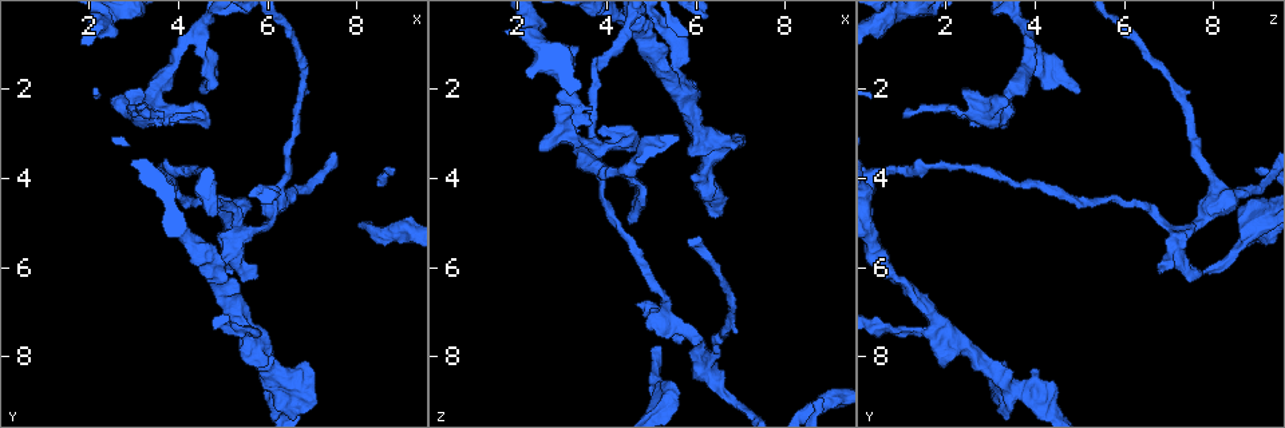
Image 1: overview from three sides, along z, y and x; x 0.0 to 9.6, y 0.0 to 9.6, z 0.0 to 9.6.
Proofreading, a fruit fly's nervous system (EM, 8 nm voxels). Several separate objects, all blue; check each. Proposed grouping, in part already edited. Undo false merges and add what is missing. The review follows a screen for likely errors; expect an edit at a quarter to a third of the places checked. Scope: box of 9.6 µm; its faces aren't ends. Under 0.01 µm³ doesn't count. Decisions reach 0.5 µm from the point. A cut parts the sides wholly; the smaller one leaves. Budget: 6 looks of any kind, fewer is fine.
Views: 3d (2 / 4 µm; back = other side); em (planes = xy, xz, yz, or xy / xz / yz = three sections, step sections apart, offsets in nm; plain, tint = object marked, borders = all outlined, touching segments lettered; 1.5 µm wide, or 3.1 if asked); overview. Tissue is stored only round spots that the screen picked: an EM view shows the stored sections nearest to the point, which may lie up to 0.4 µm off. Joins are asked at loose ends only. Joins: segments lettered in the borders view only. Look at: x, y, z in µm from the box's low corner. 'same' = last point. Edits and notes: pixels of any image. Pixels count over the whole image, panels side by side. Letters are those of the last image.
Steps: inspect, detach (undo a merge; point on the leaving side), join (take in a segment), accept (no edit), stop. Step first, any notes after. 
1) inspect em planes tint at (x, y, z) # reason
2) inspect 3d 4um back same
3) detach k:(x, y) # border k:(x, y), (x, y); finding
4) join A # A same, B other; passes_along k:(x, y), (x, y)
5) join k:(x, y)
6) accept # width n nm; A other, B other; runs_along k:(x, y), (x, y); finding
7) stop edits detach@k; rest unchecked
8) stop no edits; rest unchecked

inspect 3d 2um at (4.70, 6.10, 6.75) # branch stops here

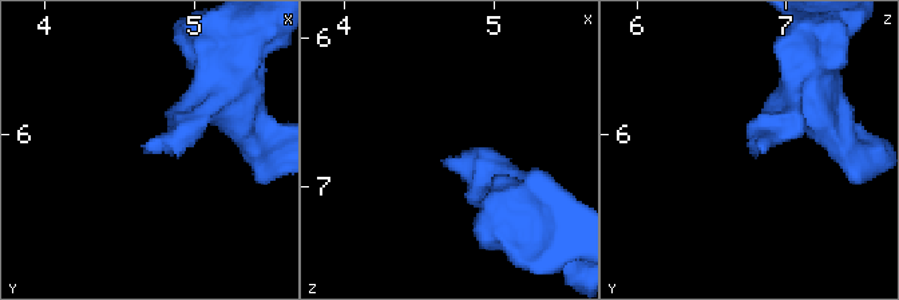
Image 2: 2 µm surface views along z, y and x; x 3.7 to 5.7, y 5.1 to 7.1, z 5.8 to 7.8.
inspect em yz step 8 plain at (4.70, 6.06, 6.78) # need the tissue

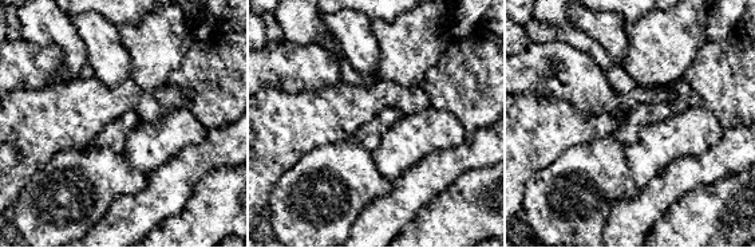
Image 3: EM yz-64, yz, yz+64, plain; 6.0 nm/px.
inspect em yz step 8 borders same

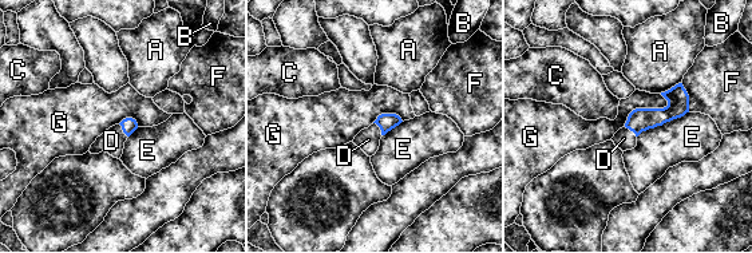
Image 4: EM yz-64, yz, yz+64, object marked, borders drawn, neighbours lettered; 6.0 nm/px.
join D # longest_contact E 340 nm; A other, B other, C other, D same, E other, F other, G other; the neuron continues

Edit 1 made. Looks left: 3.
inspect 3d 4um at (2.55, 2.15, 3.30) # branch stops here

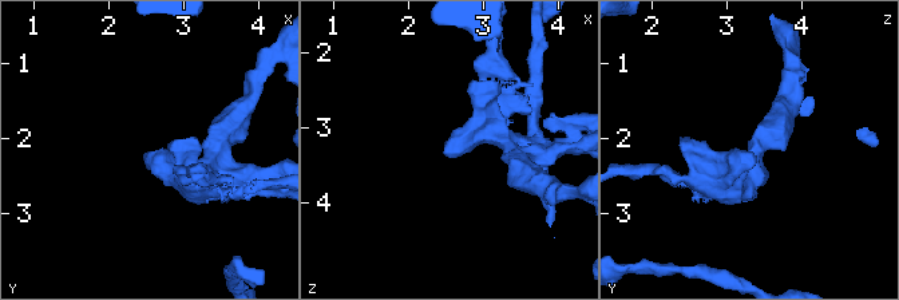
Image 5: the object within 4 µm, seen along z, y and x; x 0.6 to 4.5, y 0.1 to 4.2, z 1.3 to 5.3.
inspect em planes tint at (2.55, 2.20, 3.35)

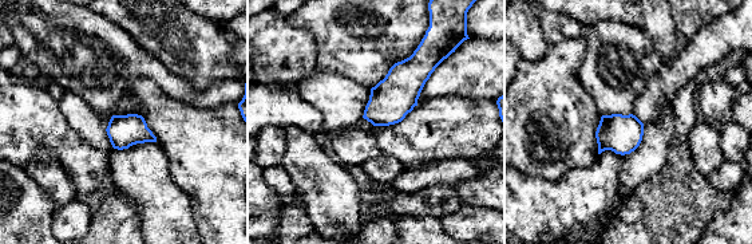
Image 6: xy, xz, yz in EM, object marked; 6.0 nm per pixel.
inspect em planes borders same

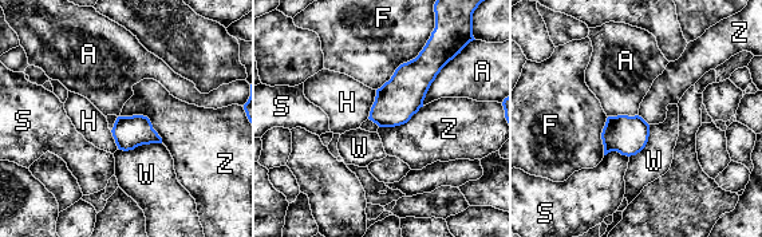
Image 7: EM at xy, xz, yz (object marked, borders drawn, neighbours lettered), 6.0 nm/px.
accept # width 190 nm; A other, F other, H other, S other, W other, Z other; border 7:(119, 115), (145, 115), (162, 142); none of them fits

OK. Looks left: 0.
stop edits join@4; rest unchecked

